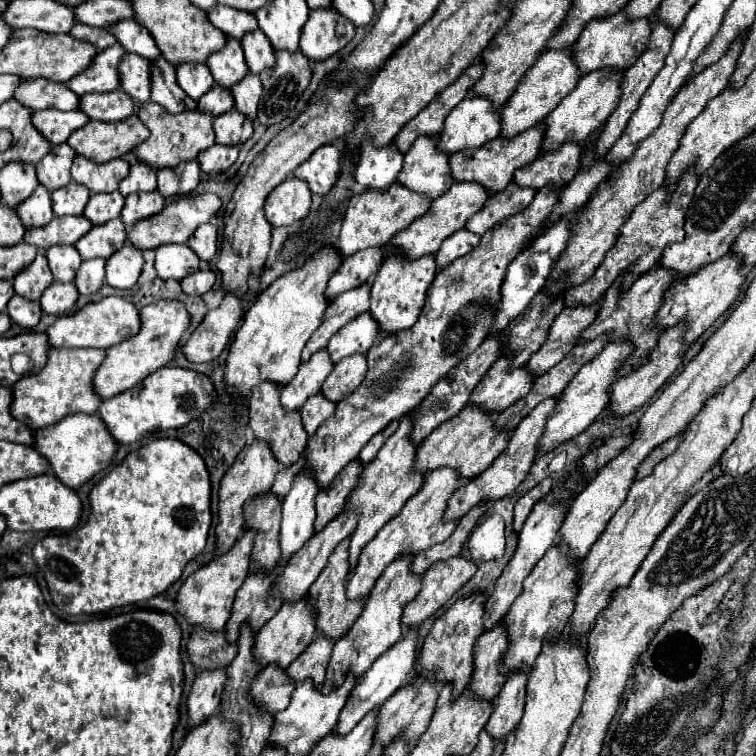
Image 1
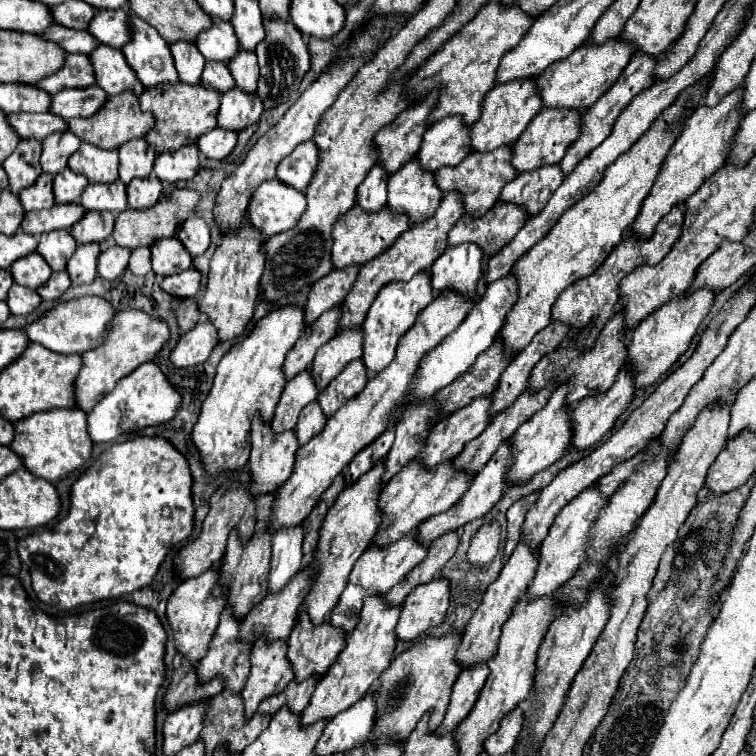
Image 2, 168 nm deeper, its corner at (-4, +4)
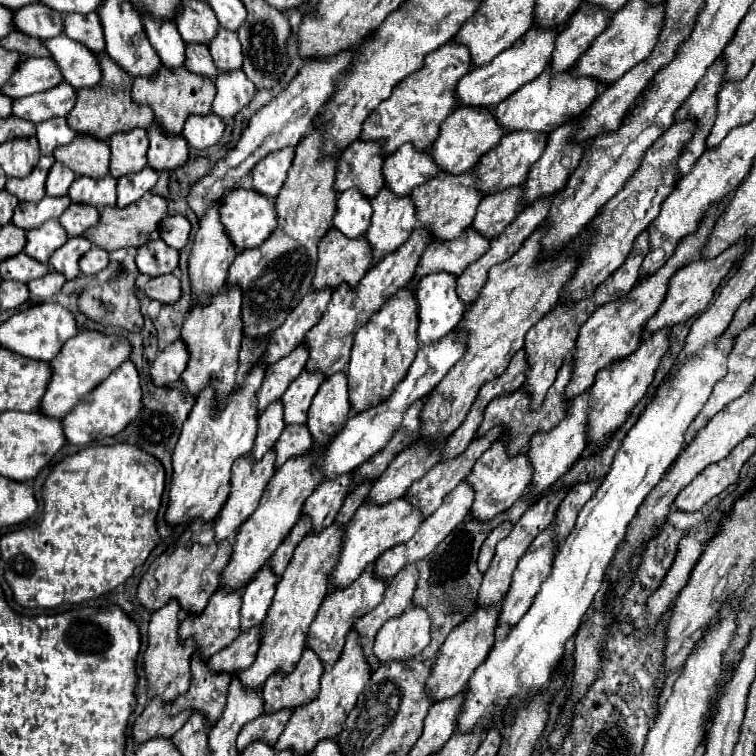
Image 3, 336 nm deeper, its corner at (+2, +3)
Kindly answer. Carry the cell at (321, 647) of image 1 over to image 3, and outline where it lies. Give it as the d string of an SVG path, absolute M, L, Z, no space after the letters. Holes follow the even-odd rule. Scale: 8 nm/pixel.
M284 709L280 713L274 713L274 715L262 715L260 719L248 723L242 727L240 735L238 735L238 753L242 753L248 743L254 743L254 741L266 741L270 745L276 743L276 739L280 737L280 733L284 731L288 719L290 719L290 709Z

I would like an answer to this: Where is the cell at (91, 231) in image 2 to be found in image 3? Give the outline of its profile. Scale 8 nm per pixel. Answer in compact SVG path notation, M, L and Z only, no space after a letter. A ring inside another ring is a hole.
M72 203L60 217L60 225L68 231L70 237L80 237L86 229L96 225L100 213L92 205L76 205Z

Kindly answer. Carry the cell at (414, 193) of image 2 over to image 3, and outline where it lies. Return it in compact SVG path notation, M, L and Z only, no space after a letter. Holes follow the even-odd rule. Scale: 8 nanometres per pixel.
M380 189L380 193L372 199L372 209L372 223L366 231L366 239L372 247L370 267L374 267L388 253L396 251L418 227L410 195L396 199L388 193L388 189Z

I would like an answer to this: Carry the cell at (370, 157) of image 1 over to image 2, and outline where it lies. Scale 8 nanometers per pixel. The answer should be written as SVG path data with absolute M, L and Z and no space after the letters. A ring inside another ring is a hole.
M378 162L368 172L366 180L358 186L356 204L368 212L376 212L378 208L386 206L386 196L388 196L388 172Z

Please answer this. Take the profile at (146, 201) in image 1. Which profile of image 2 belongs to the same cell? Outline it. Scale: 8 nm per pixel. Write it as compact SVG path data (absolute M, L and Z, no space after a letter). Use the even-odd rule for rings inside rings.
M150 176L146 180L132 180L126 186L126 194L128 194L128 206L132 210L146 210L160 200L162 182L156 176Z

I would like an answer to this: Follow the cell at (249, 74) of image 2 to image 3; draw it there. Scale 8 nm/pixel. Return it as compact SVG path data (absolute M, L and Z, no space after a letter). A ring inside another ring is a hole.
M218 27L216 37L208 43L214 65L220 71L236 71L242 65L242 45L234 31Z

